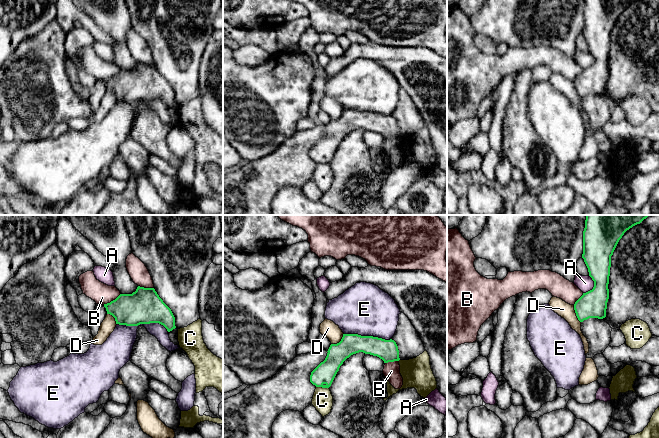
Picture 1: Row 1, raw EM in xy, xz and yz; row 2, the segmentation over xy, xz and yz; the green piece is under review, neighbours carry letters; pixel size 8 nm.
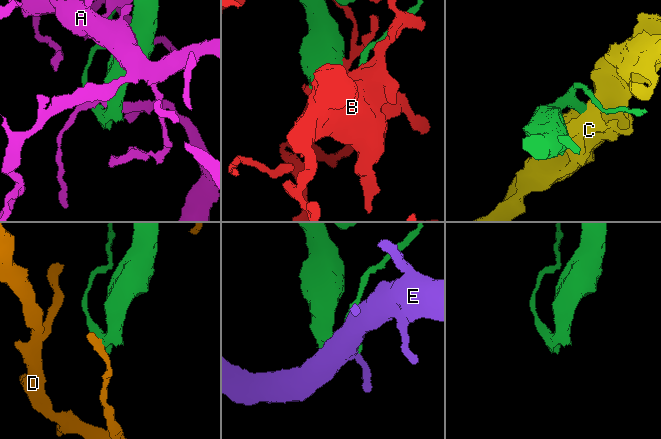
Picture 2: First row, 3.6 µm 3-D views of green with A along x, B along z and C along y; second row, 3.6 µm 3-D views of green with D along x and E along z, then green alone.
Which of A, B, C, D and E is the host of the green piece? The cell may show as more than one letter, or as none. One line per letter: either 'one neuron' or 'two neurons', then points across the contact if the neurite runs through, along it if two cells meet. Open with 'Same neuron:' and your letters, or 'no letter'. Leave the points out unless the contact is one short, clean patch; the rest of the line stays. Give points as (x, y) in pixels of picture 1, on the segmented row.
Same neuron: no letter
A: two neurons
B: two neurons
C: two neurons
D: two neurons
E: two neurons

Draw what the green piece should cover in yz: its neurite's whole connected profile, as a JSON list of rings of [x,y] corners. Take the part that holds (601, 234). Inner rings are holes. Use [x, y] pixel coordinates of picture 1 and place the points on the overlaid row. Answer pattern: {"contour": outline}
{"contour": [[[586,215],[582,258],[594,287],[574,304],[580,322],[606,317],[611,256],[624,233],[648,216],[651,215]]]}

